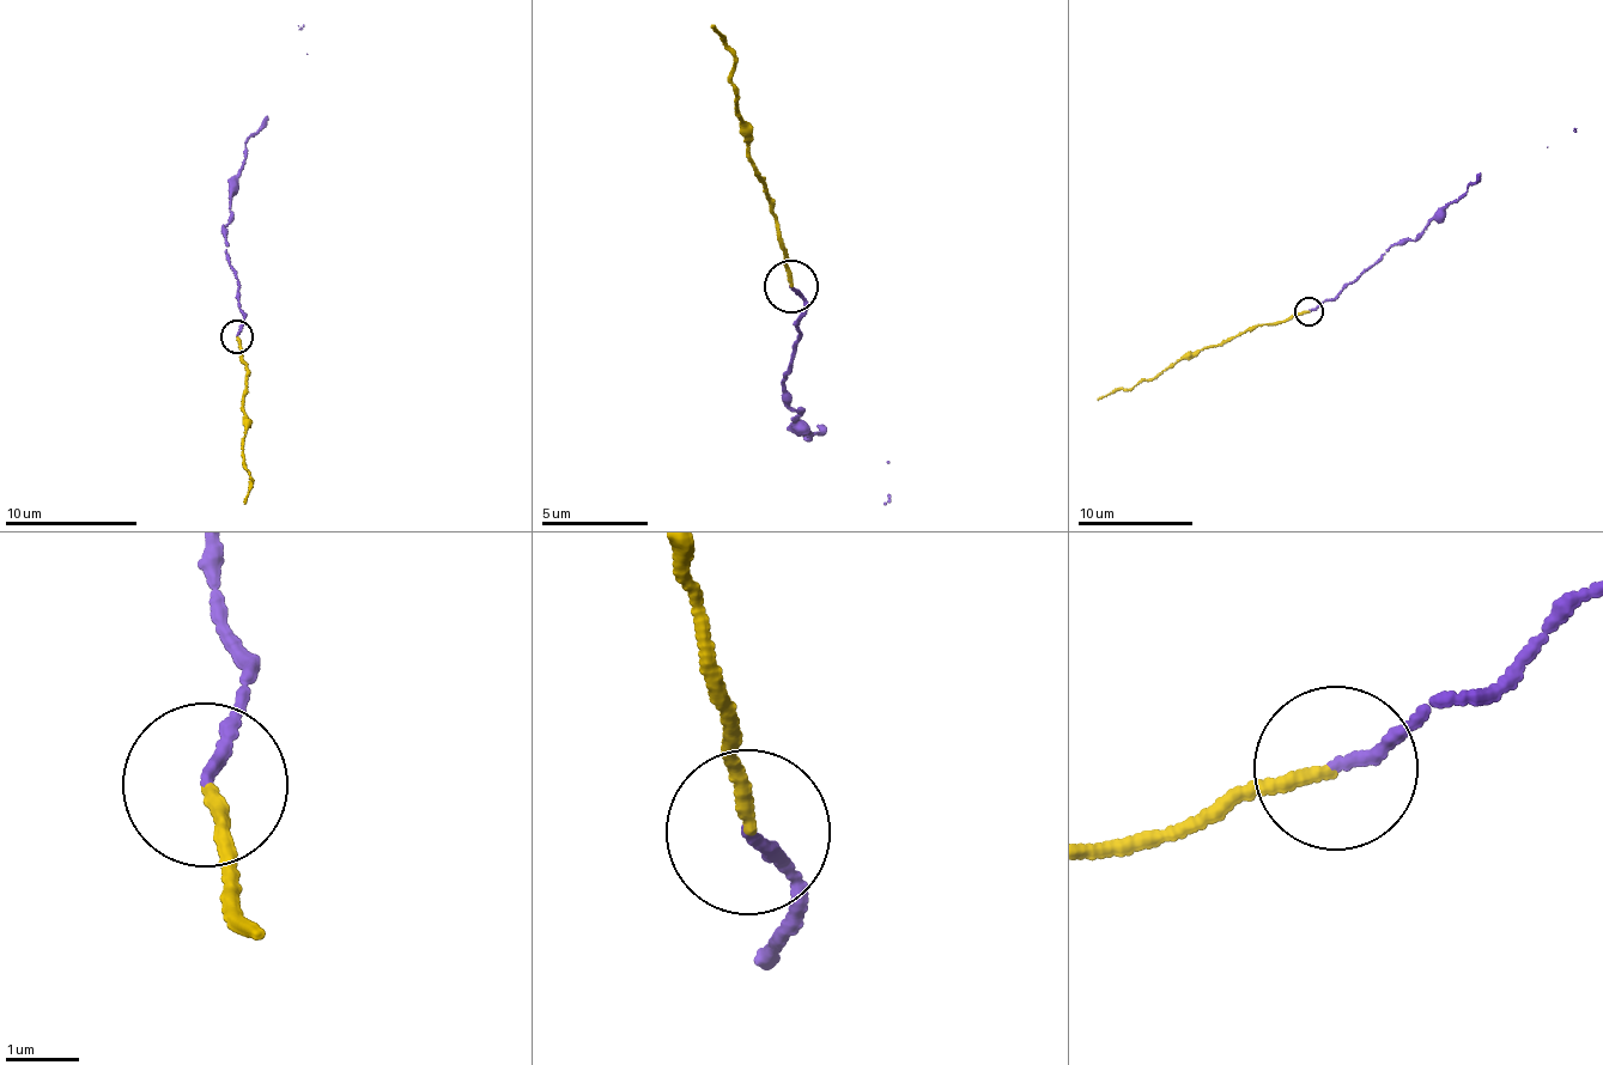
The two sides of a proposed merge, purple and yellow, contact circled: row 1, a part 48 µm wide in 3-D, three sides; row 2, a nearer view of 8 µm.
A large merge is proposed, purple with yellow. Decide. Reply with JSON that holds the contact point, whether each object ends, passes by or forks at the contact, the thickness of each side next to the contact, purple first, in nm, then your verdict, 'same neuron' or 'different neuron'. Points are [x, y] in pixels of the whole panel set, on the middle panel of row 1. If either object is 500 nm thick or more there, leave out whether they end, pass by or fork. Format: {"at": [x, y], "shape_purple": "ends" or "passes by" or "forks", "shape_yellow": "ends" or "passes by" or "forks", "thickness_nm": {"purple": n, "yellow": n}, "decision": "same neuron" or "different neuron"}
{"at": [790, 286], "shape_purple": "ends", "shape_yellow": "ends", "thickness_nm": {"purple": 150, "yellow": 170}, "decision": "same neuron"}

